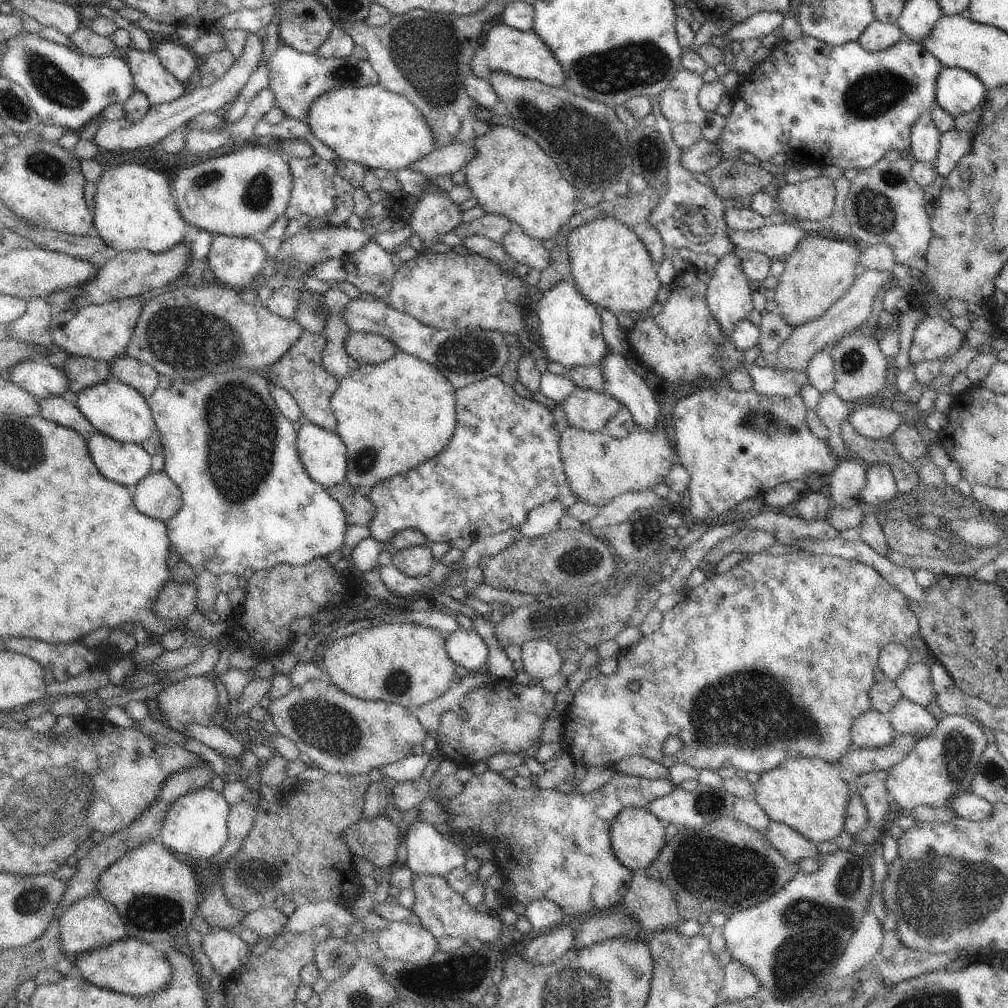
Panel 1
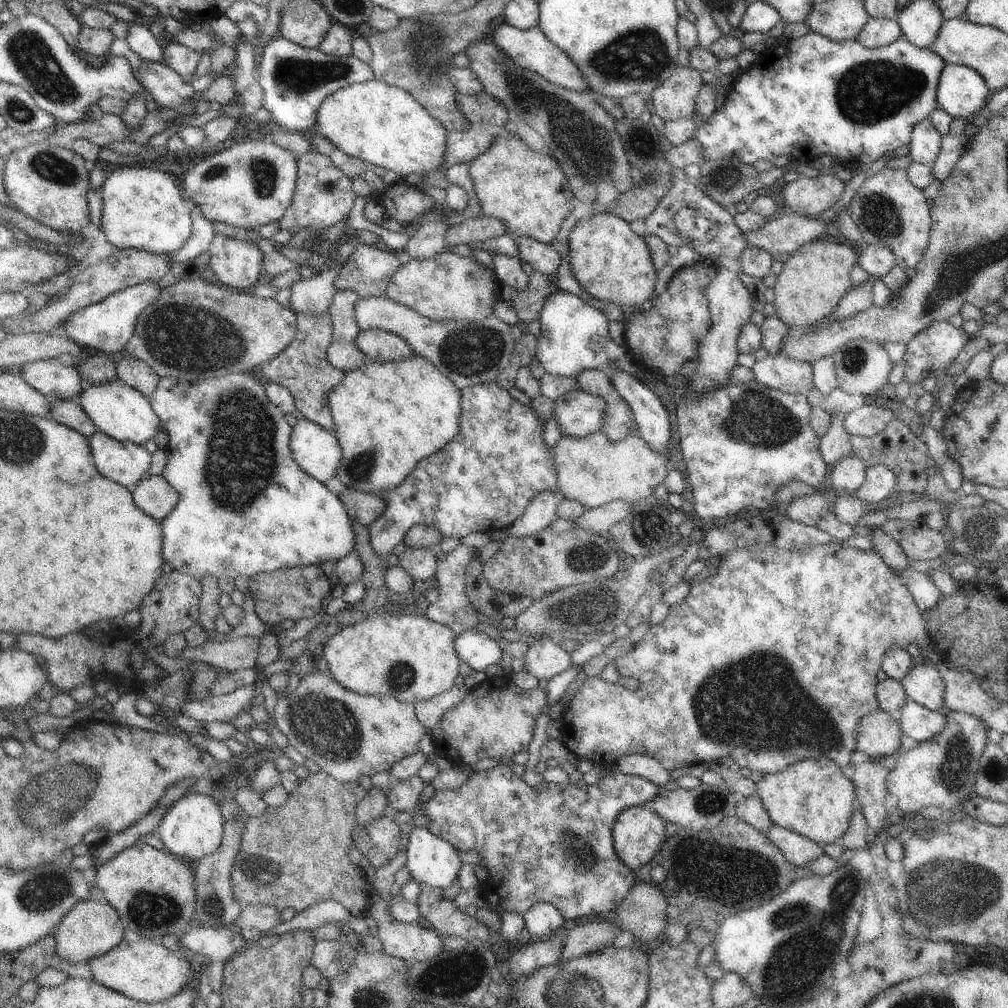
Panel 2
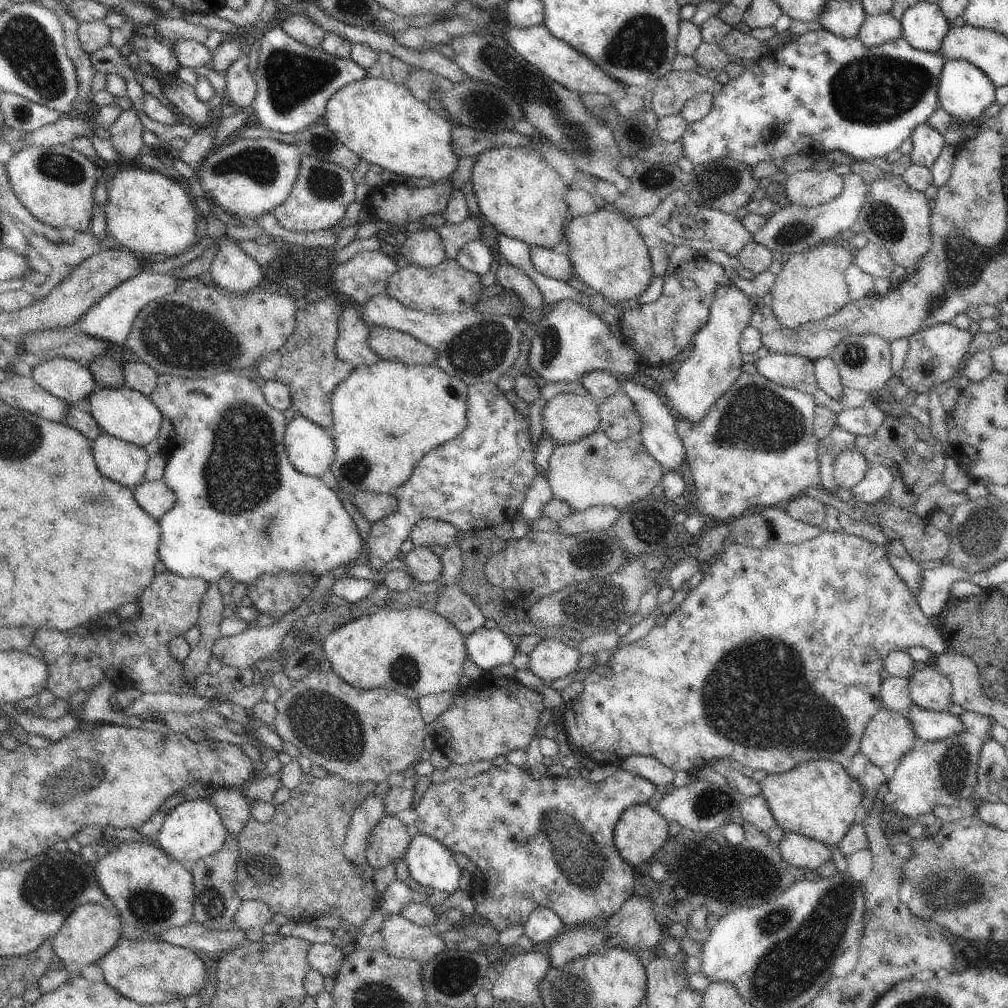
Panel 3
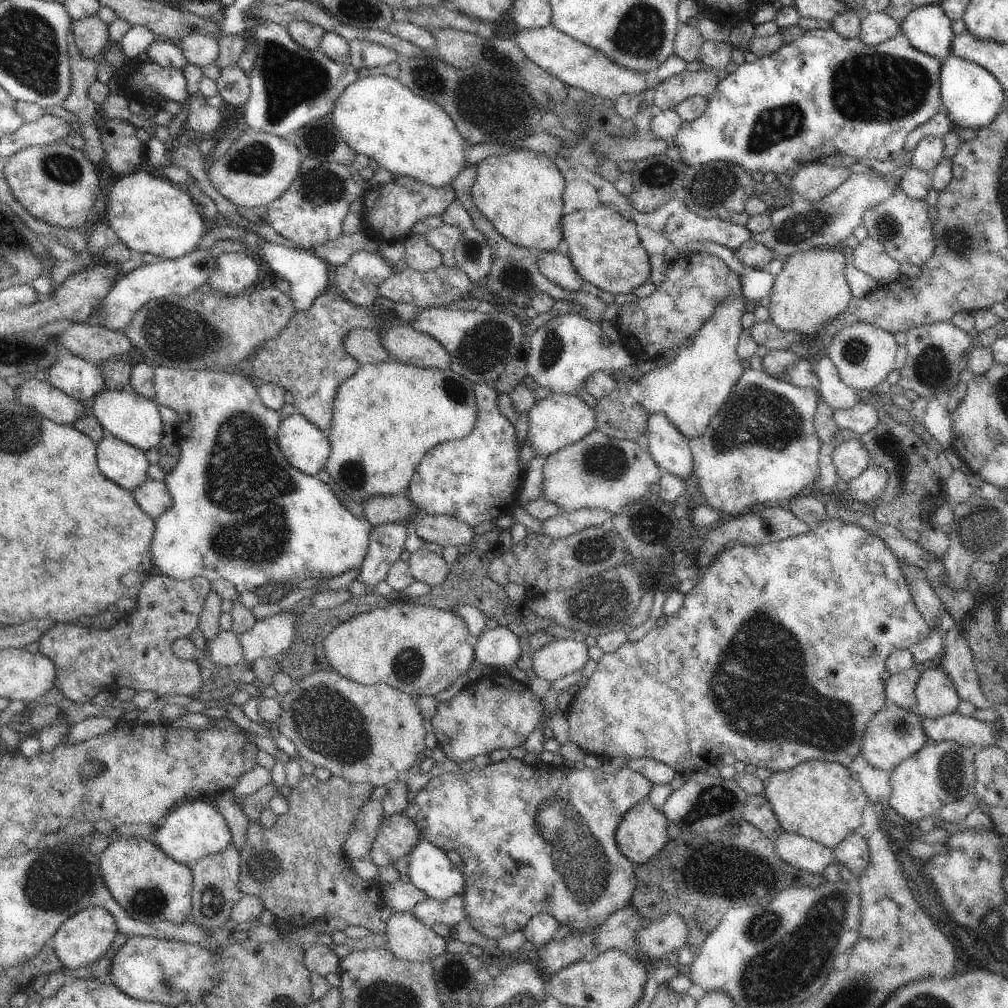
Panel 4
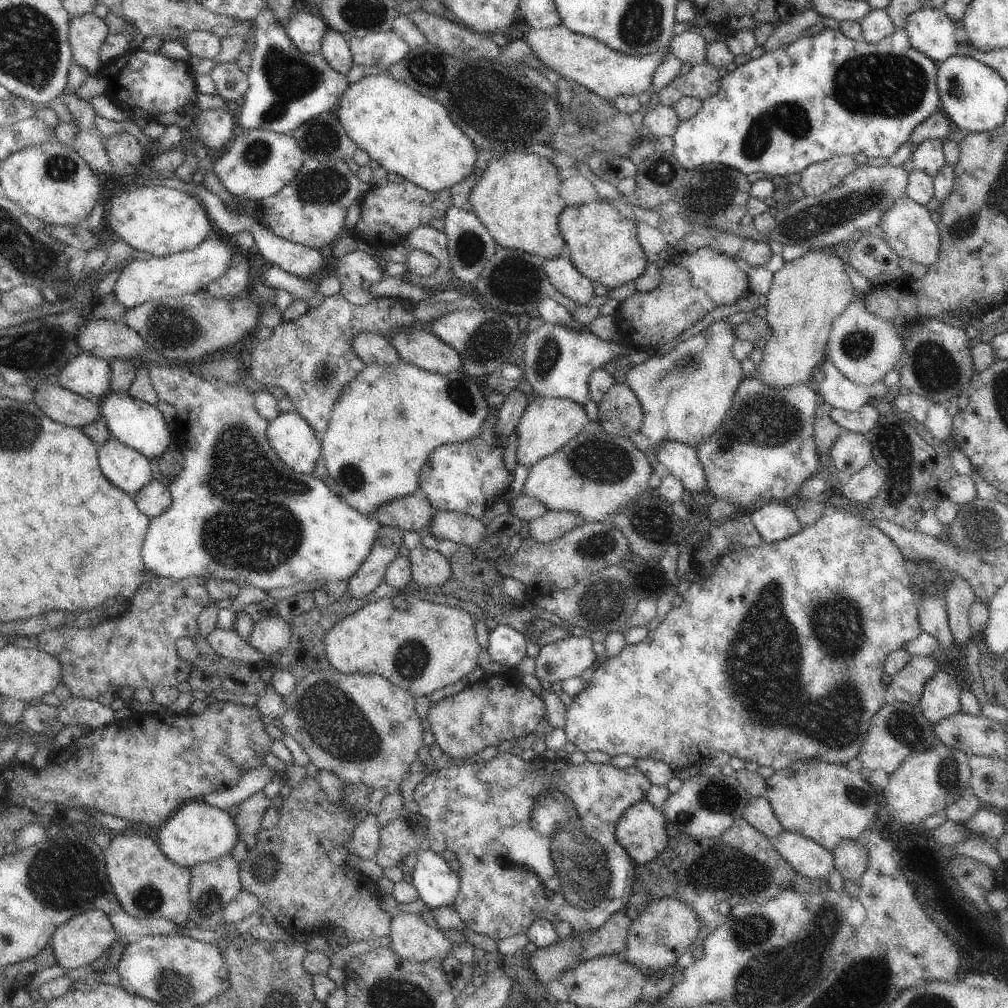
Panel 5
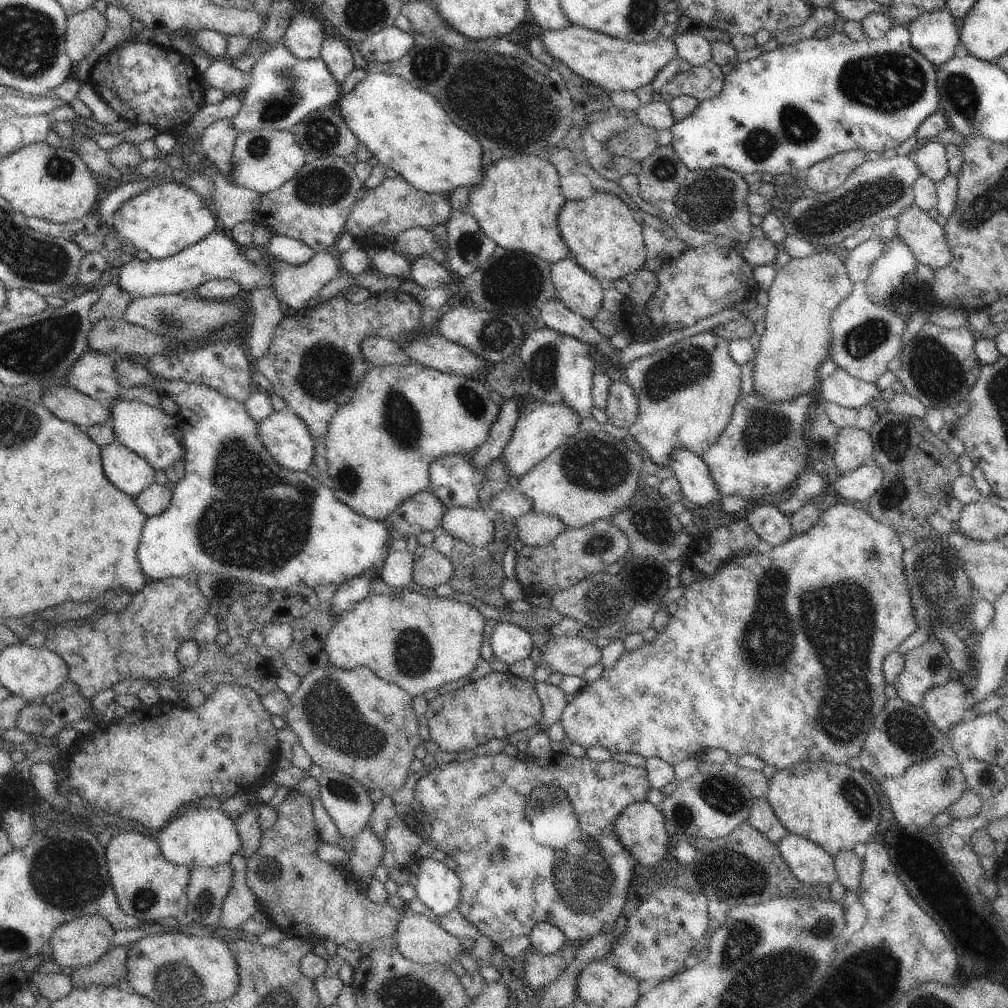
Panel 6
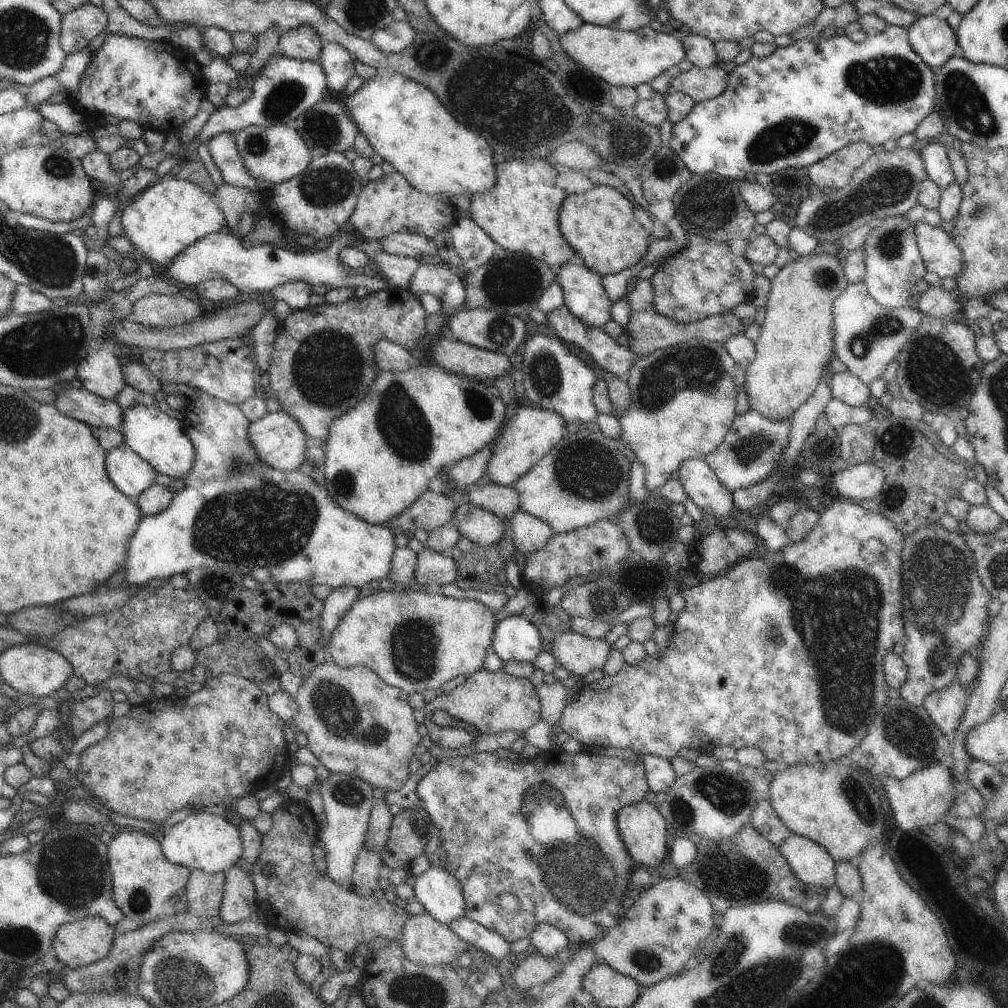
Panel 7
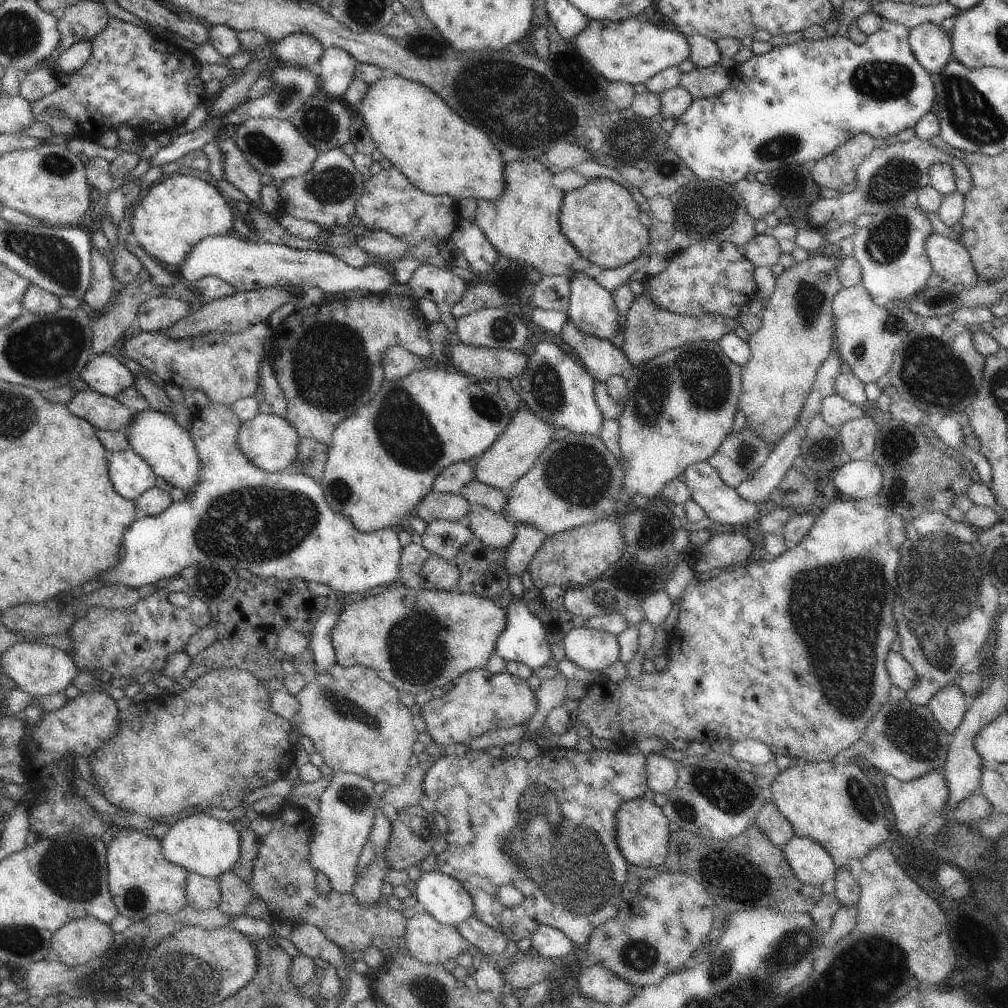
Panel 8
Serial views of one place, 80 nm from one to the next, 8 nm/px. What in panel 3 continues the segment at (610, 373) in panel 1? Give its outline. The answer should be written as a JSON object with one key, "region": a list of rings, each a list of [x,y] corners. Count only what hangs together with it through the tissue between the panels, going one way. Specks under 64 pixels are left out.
{"region":[[[625,380],[621,391],[628,395],[628,398],[634,403],[634,408],[641,416],[641,432],[639,435],[647,451],[664,467],[670,471],[680,470],[682,460],[685,460],[685,448],[680,440],[677,431],[677,419],[670,412],[663,398],[658,397],[656,393],[647,389],[634,381]]]}

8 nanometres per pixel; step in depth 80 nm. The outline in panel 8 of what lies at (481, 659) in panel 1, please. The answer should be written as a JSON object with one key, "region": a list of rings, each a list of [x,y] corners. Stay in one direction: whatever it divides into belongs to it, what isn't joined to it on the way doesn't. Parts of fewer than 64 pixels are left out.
{"region":[[[520,575],[509,576],[509,590],[512,594],[512,600],[507,608],[507,623],[503,631],[499,634],[496,643],[496,652],[506,661],[522,662],[528,665],[533,671],[548,664],[552,658],[550,645],[545,635],[543,624],[534,616],[527,607],[527,604],[521,601],[524,586],[522,585]]]}

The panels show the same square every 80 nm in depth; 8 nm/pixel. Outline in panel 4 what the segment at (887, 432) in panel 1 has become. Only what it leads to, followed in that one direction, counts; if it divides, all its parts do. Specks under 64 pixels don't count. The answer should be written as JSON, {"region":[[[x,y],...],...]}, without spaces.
{"region":[[[862,401],[847,409],[835,409],[833,419],[840,431],[862,436],[877,426],[880,414],[870,403]]]}

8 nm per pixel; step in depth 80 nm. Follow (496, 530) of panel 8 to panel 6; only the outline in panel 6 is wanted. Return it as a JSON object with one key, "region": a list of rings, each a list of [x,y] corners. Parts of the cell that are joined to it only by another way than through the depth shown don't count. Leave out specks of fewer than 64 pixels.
{"region":[[[480,507],[448,508],[440,527],[456,540],[464,541],[471,547],[483,547],[496,534],[491,514]]]}

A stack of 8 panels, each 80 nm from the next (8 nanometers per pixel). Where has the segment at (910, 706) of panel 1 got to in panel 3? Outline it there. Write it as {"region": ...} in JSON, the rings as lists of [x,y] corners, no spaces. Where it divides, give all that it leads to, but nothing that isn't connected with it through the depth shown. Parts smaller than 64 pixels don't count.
{"region":[[[916,703],[908,709],[906,718],[920,743],[936,742],[950,738],[957,732],[970,730],[970,725],[964,724],[958,715],[929,711],[920,708]]]}

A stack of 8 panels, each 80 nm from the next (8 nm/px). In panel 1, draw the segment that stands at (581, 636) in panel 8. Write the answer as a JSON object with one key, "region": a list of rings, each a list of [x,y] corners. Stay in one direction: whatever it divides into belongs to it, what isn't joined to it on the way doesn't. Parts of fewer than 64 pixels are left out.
{"region":[[[531,640],[521,650],[523,668],[534,679],[542,680],[560,673],[562,657],[549,640]]]}

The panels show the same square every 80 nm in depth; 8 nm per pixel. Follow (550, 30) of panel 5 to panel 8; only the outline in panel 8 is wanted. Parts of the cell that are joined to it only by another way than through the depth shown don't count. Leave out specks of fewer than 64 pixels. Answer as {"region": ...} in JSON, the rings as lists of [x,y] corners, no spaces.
{"region":[[[636,19],[627,21],[590,21],[577,37],[569,40],[584,60],[608,81],[646,84],[653,76],[670,67],[679,67],[689,58],[687,37]]]}

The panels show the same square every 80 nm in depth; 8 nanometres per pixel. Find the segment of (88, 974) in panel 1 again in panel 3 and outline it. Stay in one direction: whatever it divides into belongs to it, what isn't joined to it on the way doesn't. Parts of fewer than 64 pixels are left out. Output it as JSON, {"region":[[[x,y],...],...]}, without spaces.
{"region":[[[124,938],[97,964],[102,968],[106,984],[140,1004],[169,1003],[176,999],[184,1001],[188,996],[202,993],[209,984],[205,980],[205,964],[198,957],[198,952],[165,941]]]}

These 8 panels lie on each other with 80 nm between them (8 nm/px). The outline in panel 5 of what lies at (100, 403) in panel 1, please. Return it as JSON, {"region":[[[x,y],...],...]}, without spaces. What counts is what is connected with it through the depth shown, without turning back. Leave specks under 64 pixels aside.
{"region":[[[112,392],[101,401],[100,415],[108,426],[111,436],[114,436],[122,444],[134,448],[148,460],[158,462],[165,450],[174,442],[173,427],[166,424],[164,416],[159,410],[142,400],[136,400],[132,396]]]}

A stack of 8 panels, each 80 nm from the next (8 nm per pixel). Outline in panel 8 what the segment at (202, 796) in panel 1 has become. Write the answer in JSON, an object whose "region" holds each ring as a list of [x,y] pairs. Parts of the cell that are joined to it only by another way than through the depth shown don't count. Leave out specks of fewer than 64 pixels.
{"region":[[[208,813],[175,818],[169,827],[169,831],[161,840],[163,855],[175,865],[183,866],[190,873],[198,873],[203,877],[216,878],[225,872],[231,871],[238,862],[241,851],[241,833],[234,829],[233,823],[218,820]]]}

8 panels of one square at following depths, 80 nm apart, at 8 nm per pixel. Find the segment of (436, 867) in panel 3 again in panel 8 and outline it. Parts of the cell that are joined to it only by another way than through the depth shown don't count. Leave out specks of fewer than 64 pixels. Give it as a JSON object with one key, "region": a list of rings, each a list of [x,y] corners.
{"region":[[[438,870],[424,872],[415,887],[419,908],[440,924],[455,927],[473,915],[471,896],[449,874]]]}

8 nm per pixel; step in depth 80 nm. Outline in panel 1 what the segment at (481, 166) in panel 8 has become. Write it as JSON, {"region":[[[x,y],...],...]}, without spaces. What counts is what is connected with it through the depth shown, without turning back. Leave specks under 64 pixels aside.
{"region":[[[380,84],[342,87],[317,96],[308,109],[305,123],[338,158],[364,165],[368,170],[404,170],[436,150],[435,136],[423,114],[406,97],[387,91]]]}

